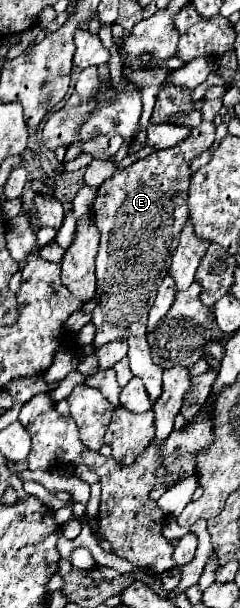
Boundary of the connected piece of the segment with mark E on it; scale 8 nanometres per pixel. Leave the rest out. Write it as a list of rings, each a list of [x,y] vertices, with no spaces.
[[[207,100],[201,108],[203,122],[193,128],[191,134],[167,150],[157,150],[135,164],[117,170],[97,188],[93,204],[93,220],[101,232],[101,246],[95,258],[97,266],[97,306],[93,310],[95,338],[83,348],[79,360],[85,360],[91,350],[97,350],[113,340],[127,340],[129,344],[129,366],[133,376],[143,380],[143,386],[155,402],[161,396],[161,374],[163,368],[153,364],[151,348],[145,338],[147,312],[153,306],[157,288],[167,276],[167,268],[177,248],[177,234],[189,218],[187,190],[191,180],[189,164],[203,150],[213,144],[213,116],[221,110],[221,102]]]

